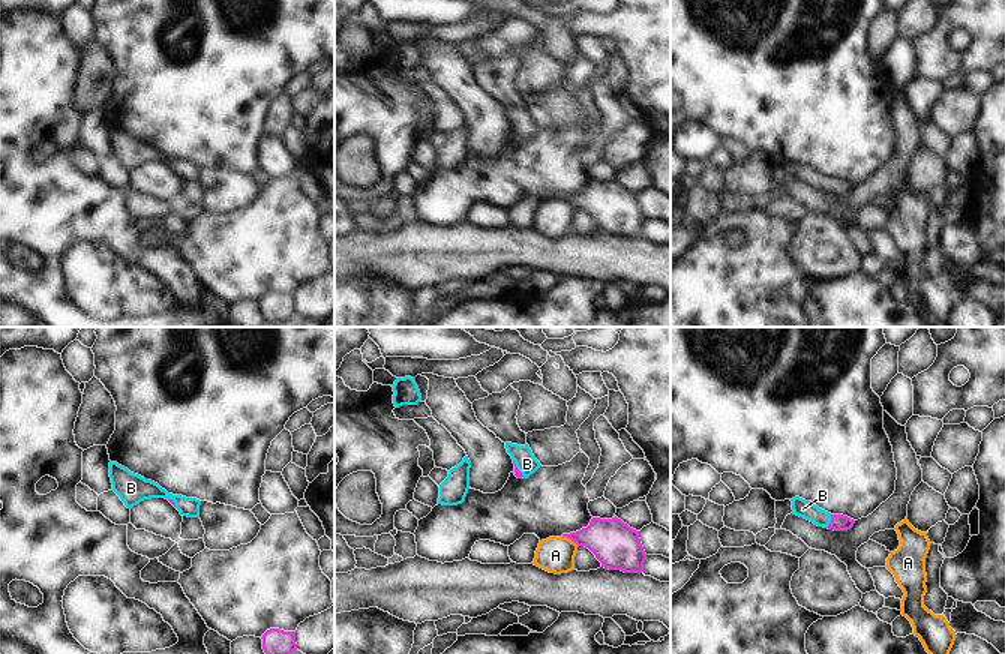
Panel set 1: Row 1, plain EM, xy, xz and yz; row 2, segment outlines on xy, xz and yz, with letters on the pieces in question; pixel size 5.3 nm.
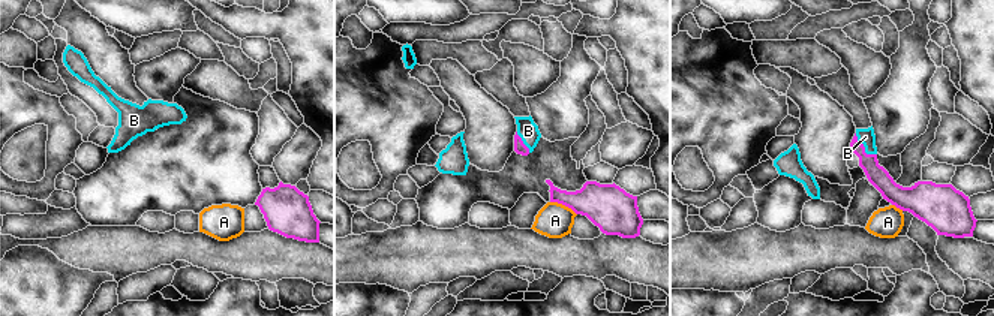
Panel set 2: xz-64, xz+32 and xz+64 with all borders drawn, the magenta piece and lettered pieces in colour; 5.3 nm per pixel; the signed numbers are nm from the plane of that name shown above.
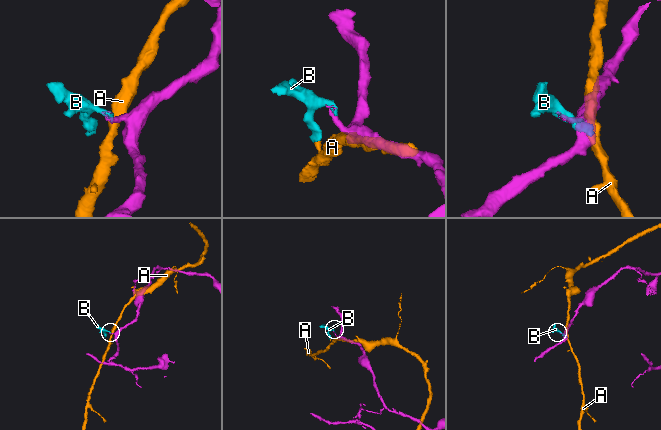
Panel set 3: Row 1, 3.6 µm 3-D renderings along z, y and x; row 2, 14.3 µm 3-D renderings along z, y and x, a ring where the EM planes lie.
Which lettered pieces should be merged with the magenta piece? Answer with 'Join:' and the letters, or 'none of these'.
Join: B.

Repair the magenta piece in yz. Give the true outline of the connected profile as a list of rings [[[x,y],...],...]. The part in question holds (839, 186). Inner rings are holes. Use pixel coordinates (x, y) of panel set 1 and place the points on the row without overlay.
[[[795,160],[790,165],[794,178],[810,184],[818,190],[824,190],[834,195],[848,195],[855,188],[855,184],[848,180],[831,178],[814,170],[812,165],[806,165],[800,160]]]

